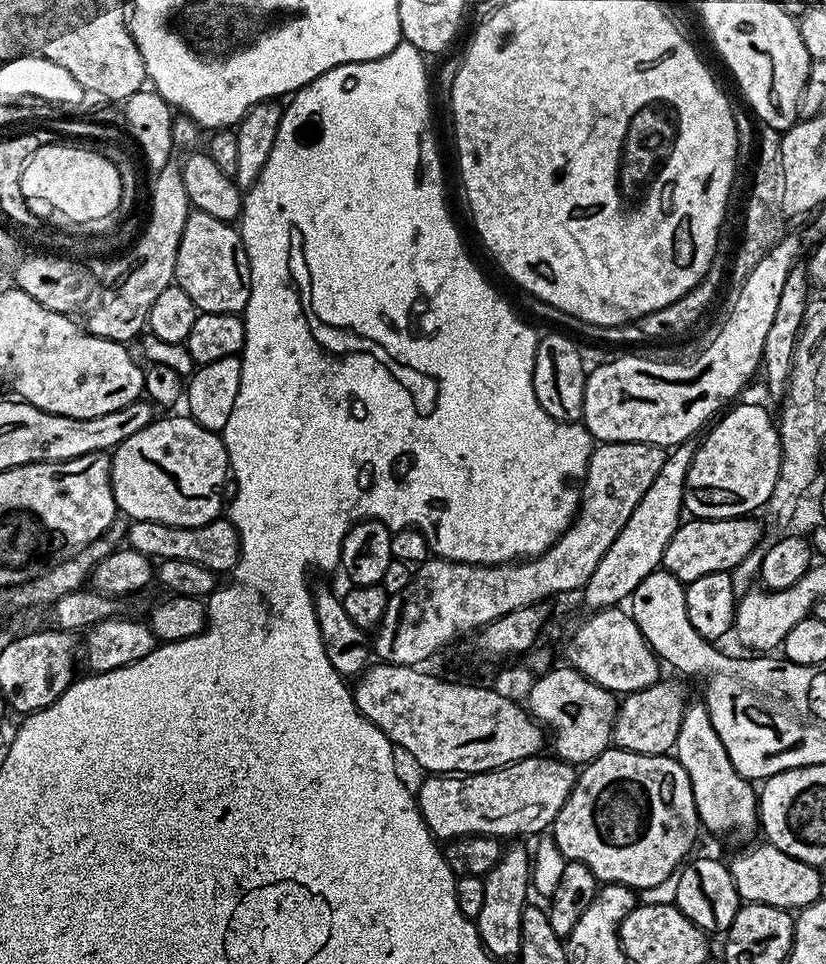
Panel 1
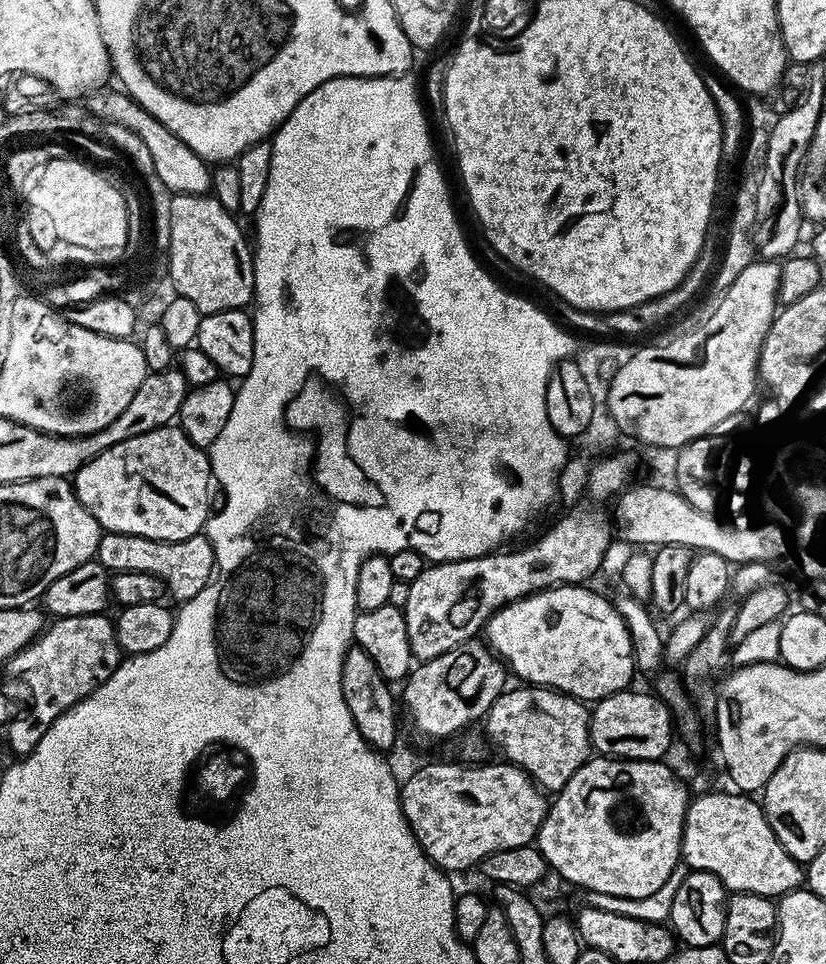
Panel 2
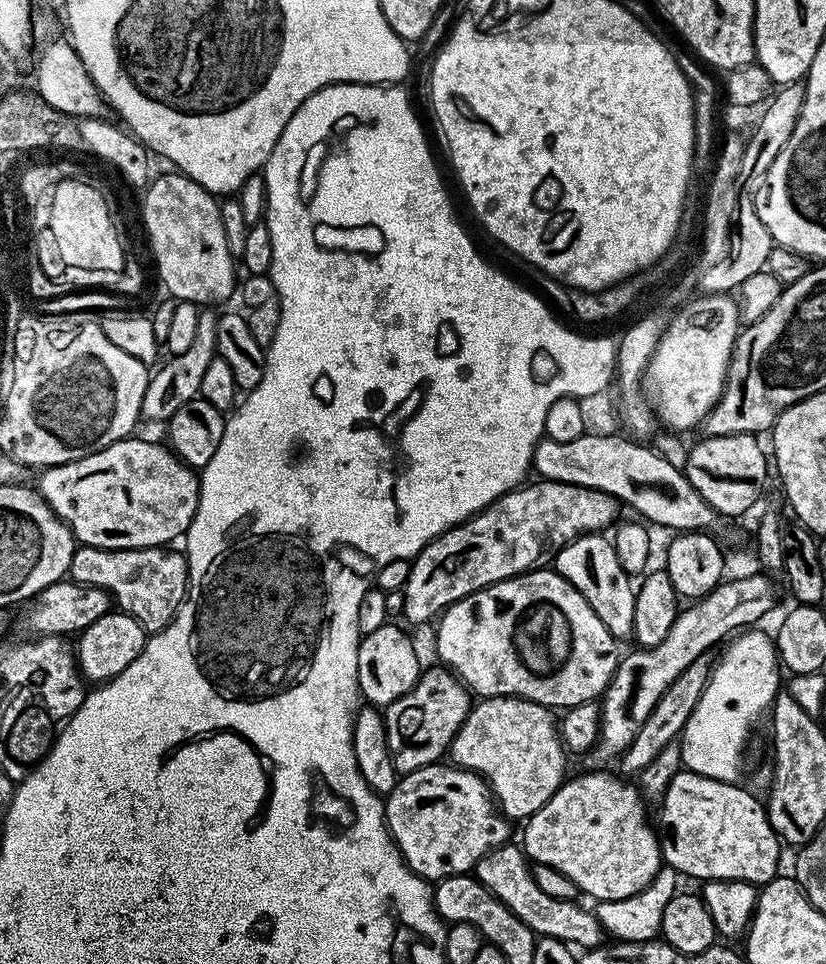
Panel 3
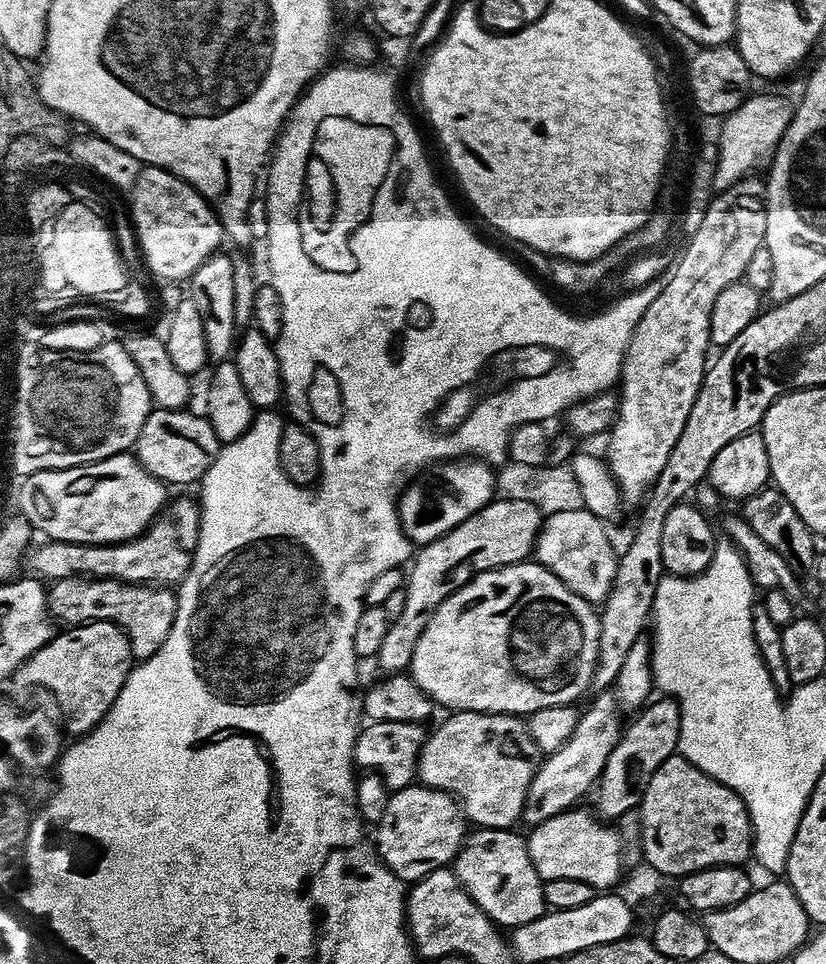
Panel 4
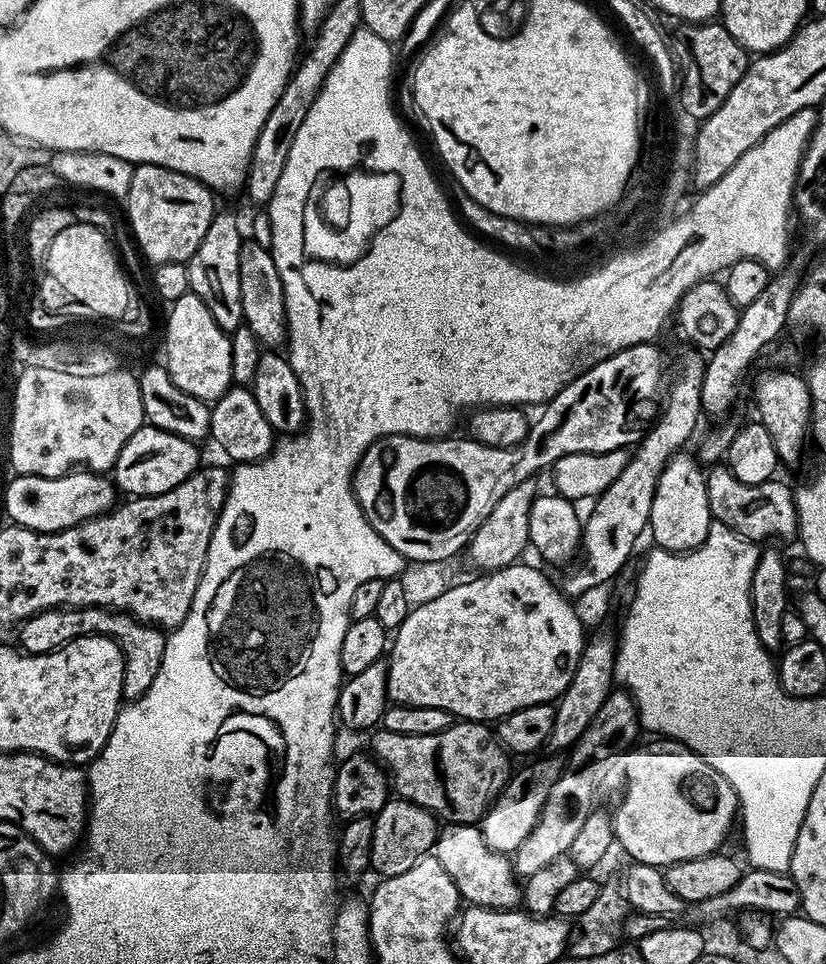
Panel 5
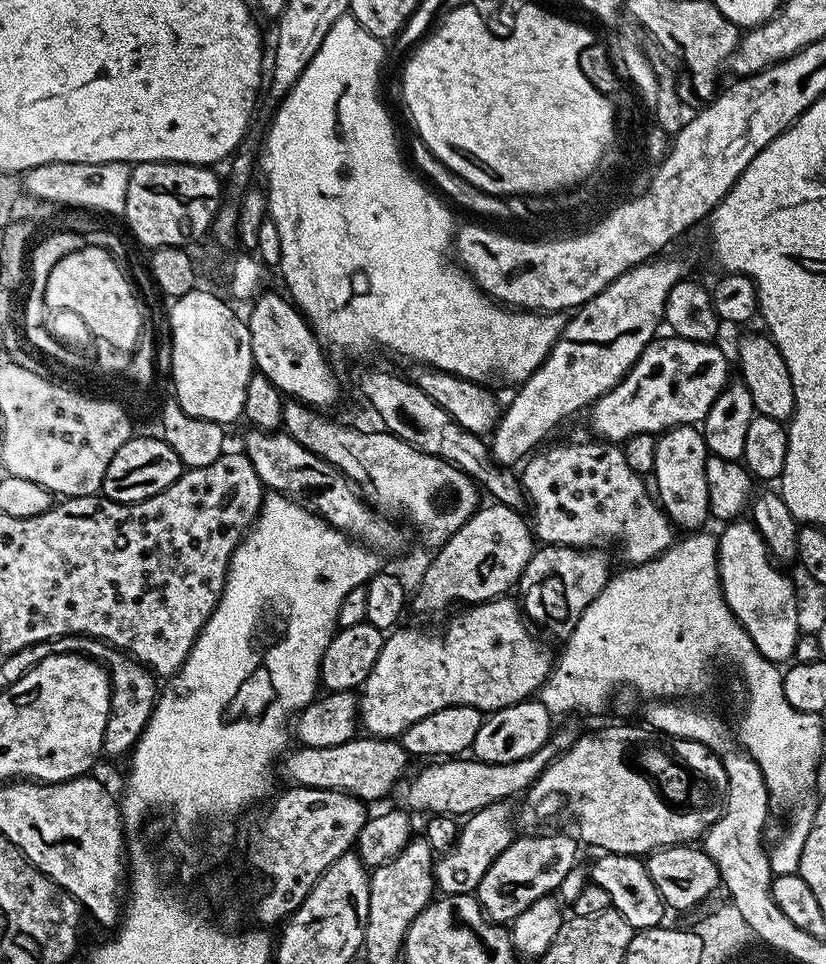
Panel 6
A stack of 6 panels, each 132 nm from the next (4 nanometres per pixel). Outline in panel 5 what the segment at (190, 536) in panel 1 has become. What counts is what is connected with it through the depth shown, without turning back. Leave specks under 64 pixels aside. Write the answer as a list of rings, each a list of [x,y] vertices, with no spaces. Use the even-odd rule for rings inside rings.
[[[47,608],[37,616],[19,625],[21,653],[37,656],[43,652],[52,652],[61,648],[69,640],[79,636],[109,636],[117,644],[124,655],[124,694],[123,699],[131,702],[138,699],[158,678],[158,670],[162,667],[162,654],[166,650],[167,635],[161,629],[136,620],[127,612],[114,612],[107,608]]]

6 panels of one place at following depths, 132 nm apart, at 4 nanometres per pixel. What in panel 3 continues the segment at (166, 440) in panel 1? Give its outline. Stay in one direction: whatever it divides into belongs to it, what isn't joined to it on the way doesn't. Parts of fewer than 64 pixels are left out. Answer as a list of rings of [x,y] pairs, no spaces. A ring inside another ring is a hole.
[[[136,439],[119,440],[86,458],[53,464],[39,473],[40,497],[81,545],[159,548],[187,533],[198,510],[197,473],[171,447]]]

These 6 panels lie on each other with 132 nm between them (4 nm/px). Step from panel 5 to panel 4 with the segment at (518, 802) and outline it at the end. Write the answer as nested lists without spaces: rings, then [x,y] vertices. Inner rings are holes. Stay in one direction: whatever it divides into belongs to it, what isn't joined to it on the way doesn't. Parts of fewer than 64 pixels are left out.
[[[608,690],[595,693],[592,705],[581,711],[578,726],[574,726],[574,734],[558,750],[547,753],[540,761],[540,768],[530,782],[530,790],[526,790],[523,823],[535,826],[567,812],[569,808],[579,805],[580,799],[591,793],[597,787],[597,780],[602,774],[610,752],[620,740],[622,723],[621,709],[618,707],[615,695]]]

